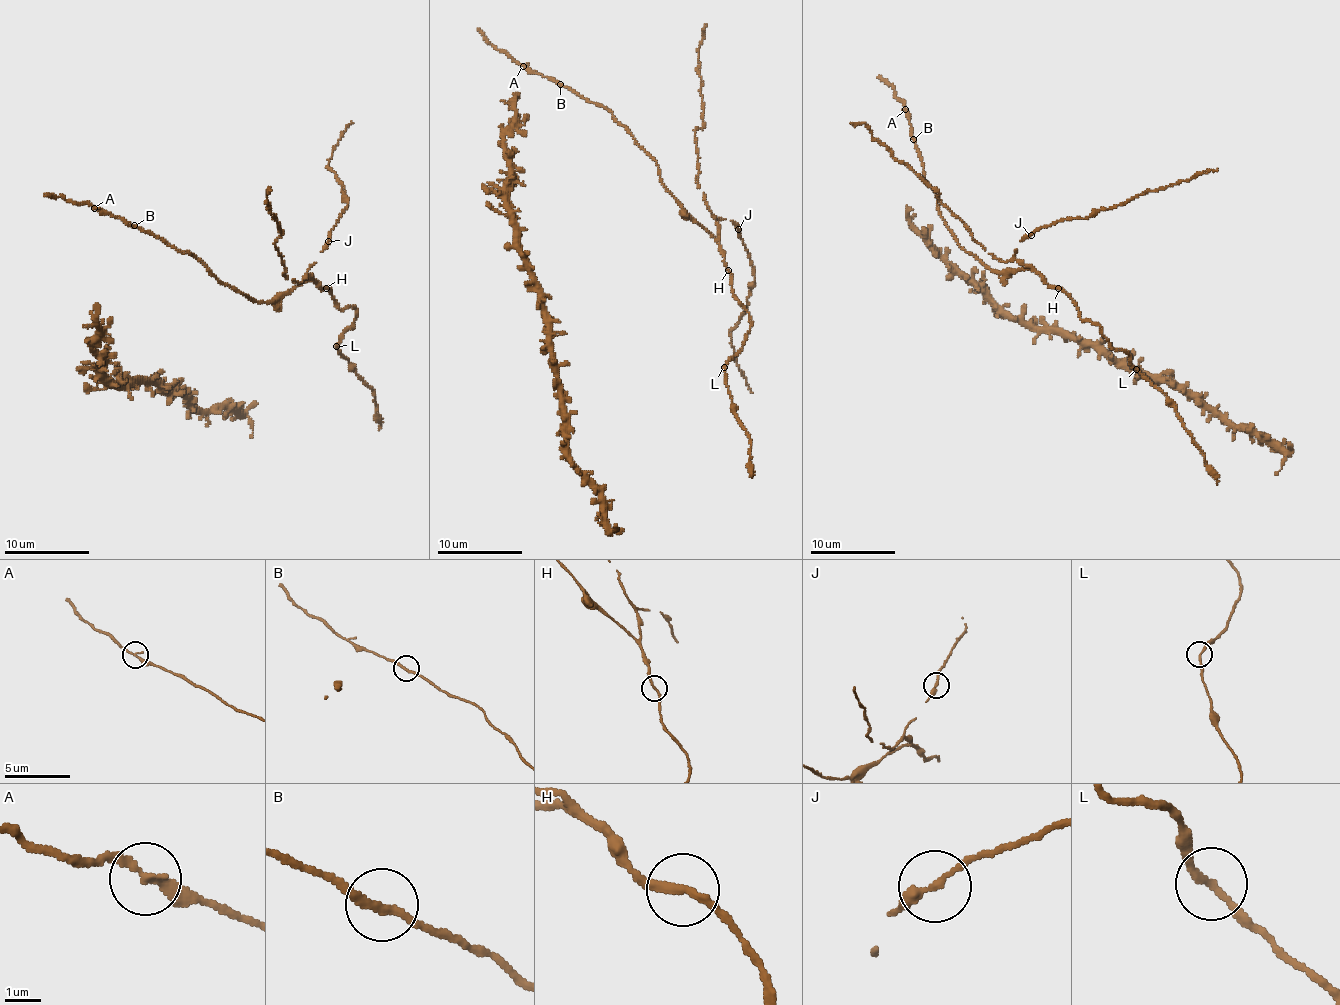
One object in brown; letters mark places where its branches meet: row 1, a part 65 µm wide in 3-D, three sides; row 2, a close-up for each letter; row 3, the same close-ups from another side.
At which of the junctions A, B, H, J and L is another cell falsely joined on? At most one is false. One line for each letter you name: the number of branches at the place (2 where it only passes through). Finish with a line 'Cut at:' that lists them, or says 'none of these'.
Cut at: none of these

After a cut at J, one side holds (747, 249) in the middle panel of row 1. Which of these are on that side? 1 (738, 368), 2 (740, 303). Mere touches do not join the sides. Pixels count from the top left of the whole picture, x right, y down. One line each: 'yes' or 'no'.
1: yes
2: no

